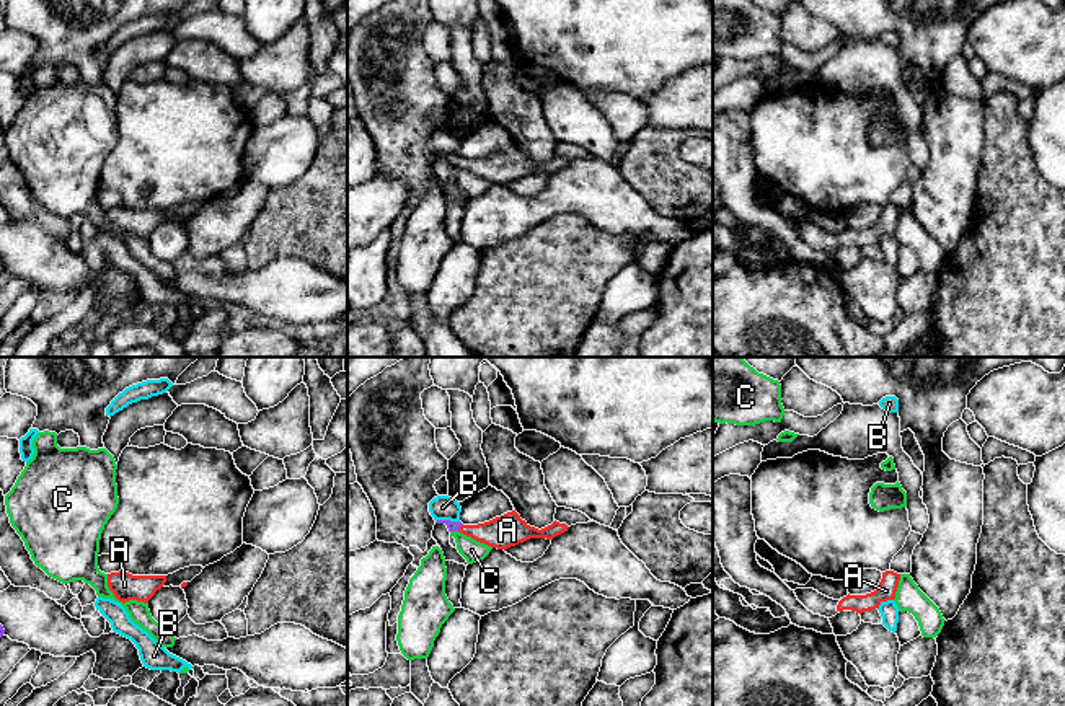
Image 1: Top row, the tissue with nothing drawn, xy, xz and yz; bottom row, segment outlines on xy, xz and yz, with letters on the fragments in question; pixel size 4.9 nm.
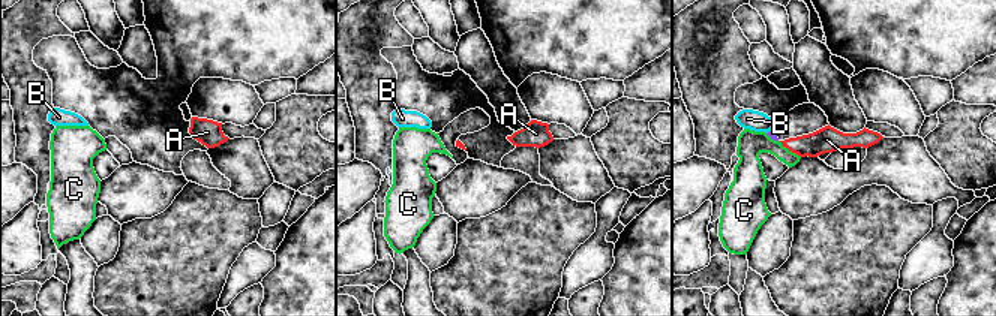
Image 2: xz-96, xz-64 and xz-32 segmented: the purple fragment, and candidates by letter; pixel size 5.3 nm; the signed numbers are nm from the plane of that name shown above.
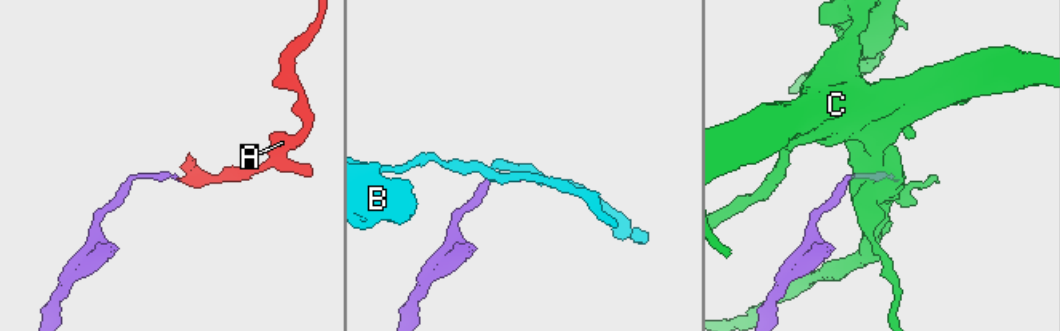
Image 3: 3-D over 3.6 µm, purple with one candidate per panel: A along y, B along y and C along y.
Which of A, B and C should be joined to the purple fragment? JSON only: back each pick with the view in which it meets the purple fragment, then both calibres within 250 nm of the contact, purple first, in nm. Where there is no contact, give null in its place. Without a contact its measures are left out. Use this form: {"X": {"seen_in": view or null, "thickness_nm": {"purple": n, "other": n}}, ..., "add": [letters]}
{"A": {"seen_in": "xz", "thickness_nm": {"purple": 50, "other": 160}}, "add": ["A"]}

